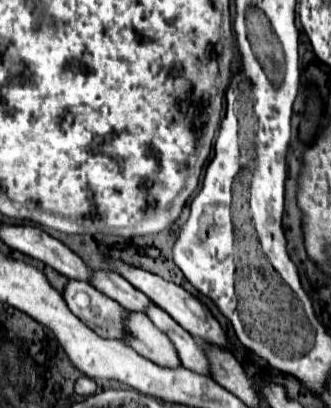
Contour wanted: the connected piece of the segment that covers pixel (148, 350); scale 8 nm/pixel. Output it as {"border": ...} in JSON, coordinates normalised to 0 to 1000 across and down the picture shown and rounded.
{"border":[[[390,767],[384,806],[390,806],[390,821],[378,841],[402,850],[420,870],[444,875],[450,885],[486,900],[511,900],[511,904],[529,904],[535,895],[547,895],[535,860],[523,841],[511,836],[511,826],[486,816],[450,787],[450,777],[438,777],[438,767]]]}

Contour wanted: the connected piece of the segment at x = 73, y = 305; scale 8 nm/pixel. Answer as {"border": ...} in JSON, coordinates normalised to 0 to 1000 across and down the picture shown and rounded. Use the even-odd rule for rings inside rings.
{"border":[[[208,689],[208,699],[196,703],[196,738],[221,772],[233,772],[299,826],[378,831],[378,757],[353,748],[353,738],[281,708],[281,699],[251,689]],[[251,713],[269,728],[269,757],[251,757],[233,743],[233,723],[245,723]]]}

